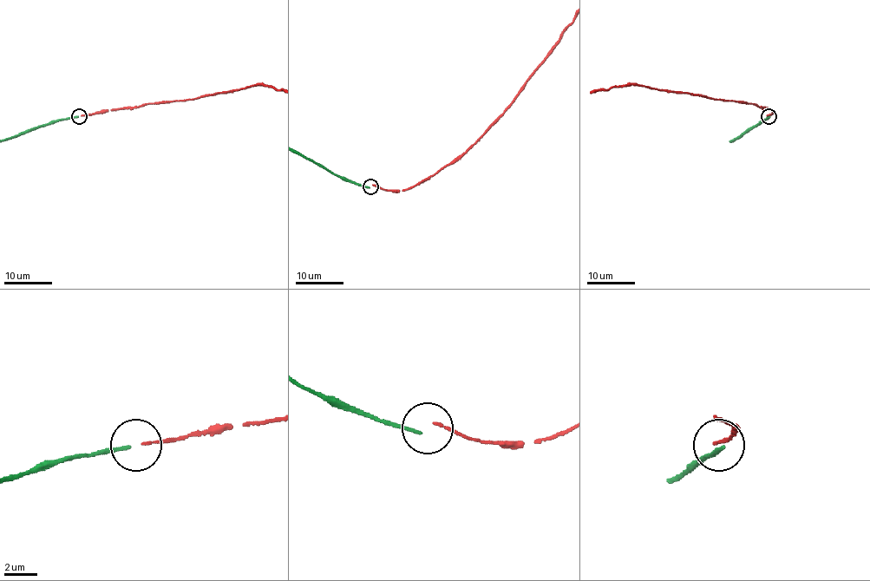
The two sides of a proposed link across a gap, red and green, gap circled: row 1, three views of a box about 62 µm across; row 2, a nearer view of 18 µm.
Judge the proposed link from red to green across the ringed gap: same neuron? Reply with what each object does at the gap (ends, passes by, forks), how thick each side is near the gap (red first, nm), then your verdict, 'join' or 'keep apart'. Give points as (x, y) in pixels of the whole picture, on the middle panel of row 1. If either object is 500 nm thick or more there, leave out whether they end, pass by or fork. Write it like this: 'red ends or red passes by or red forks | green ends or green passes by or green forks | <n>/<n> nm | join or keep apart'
red ends | green ends | 140/200 nm | keep apart

